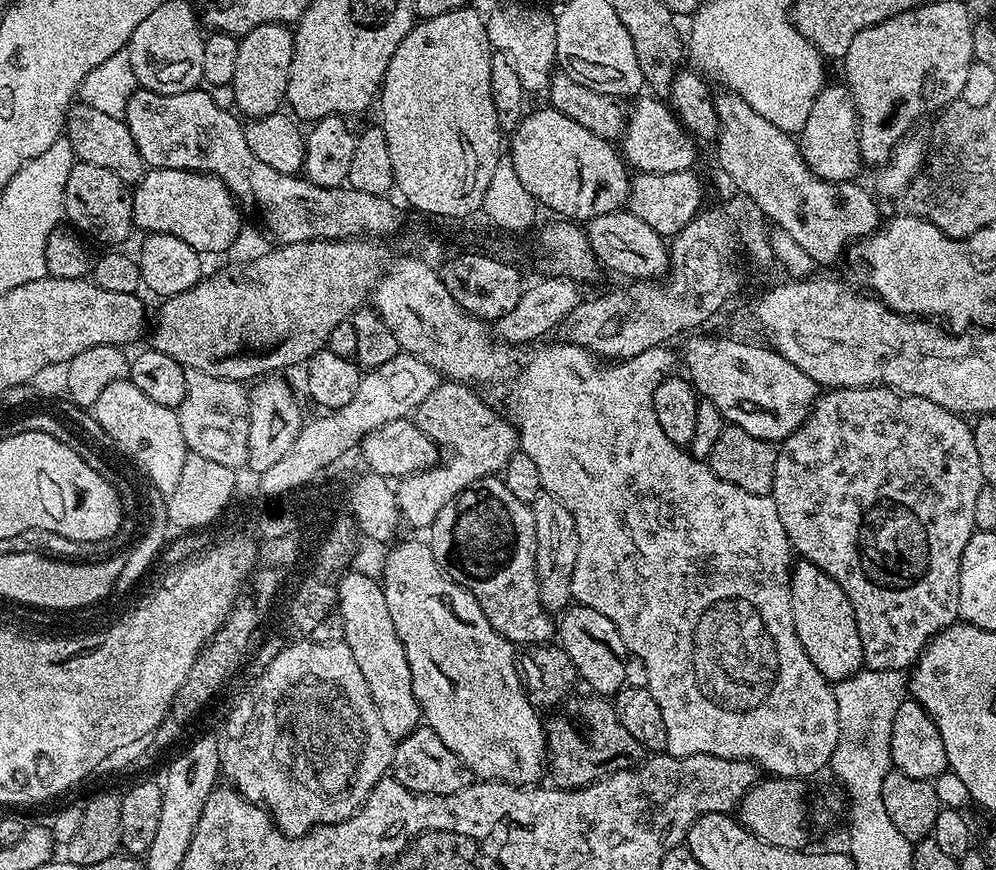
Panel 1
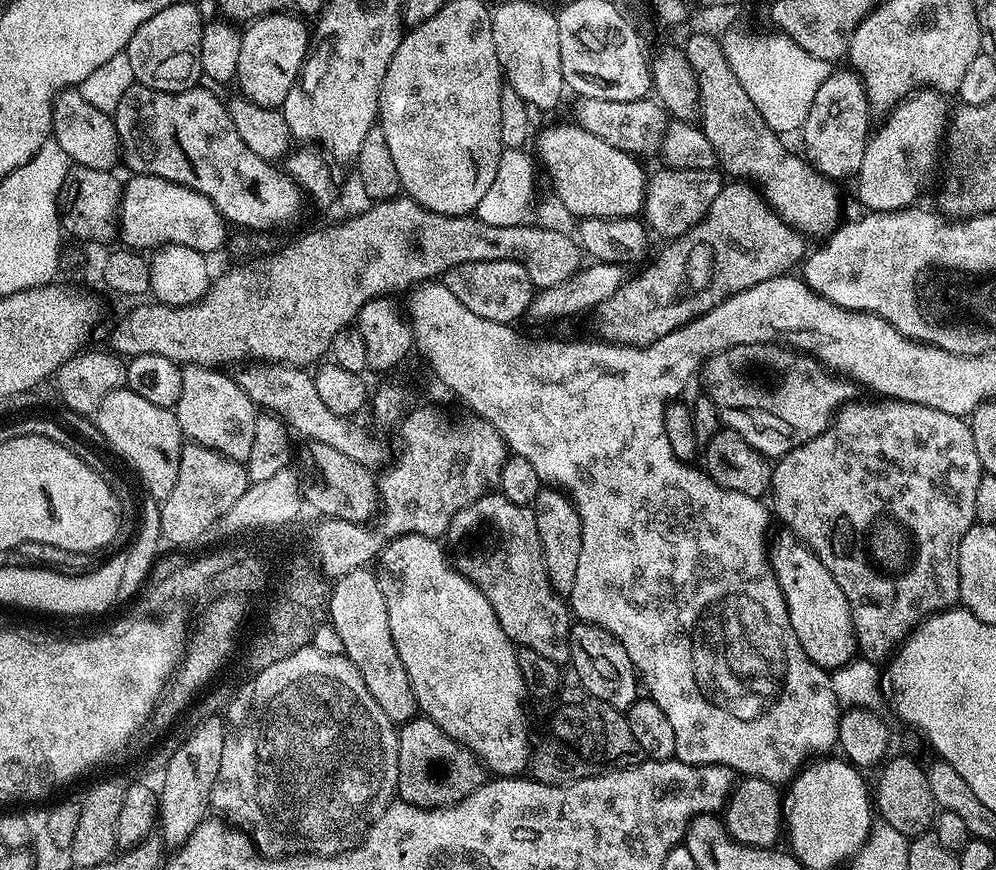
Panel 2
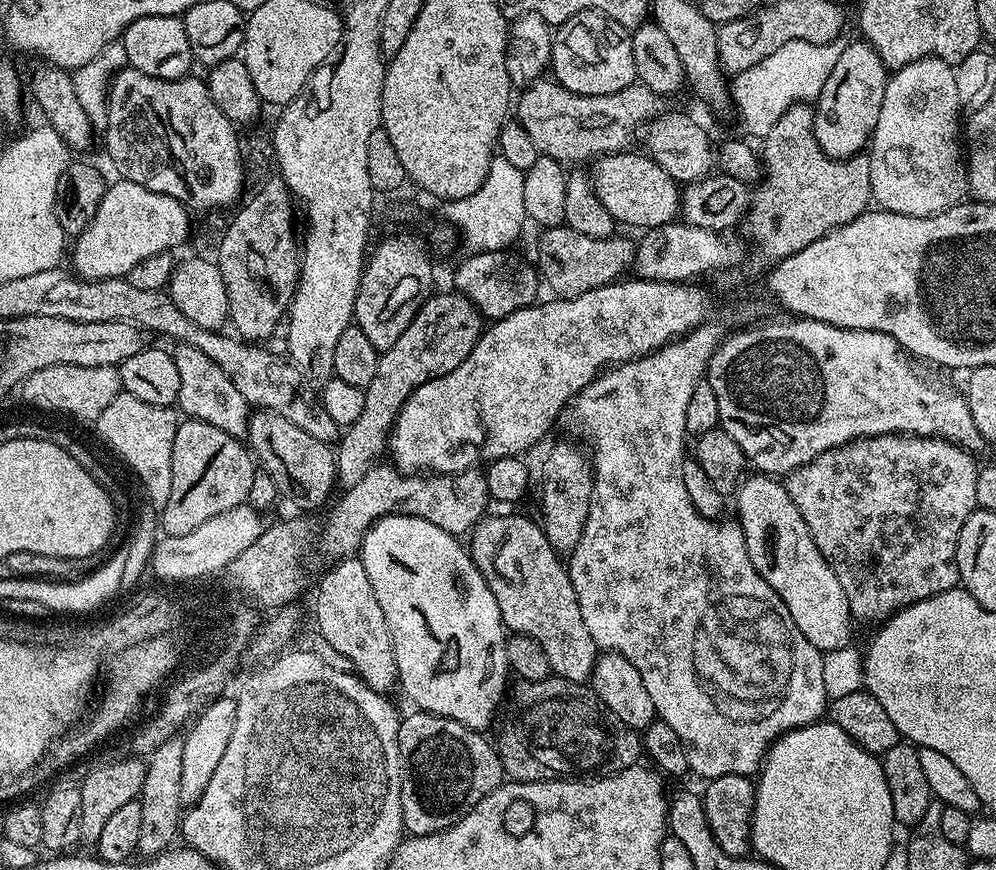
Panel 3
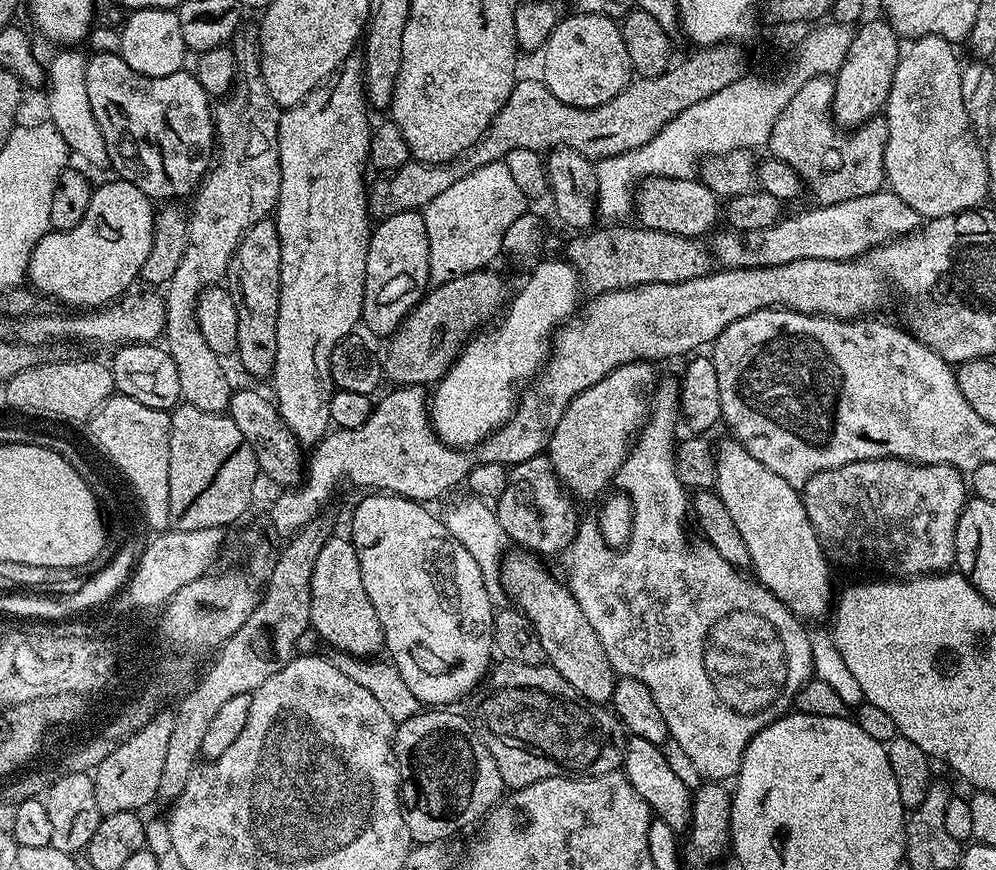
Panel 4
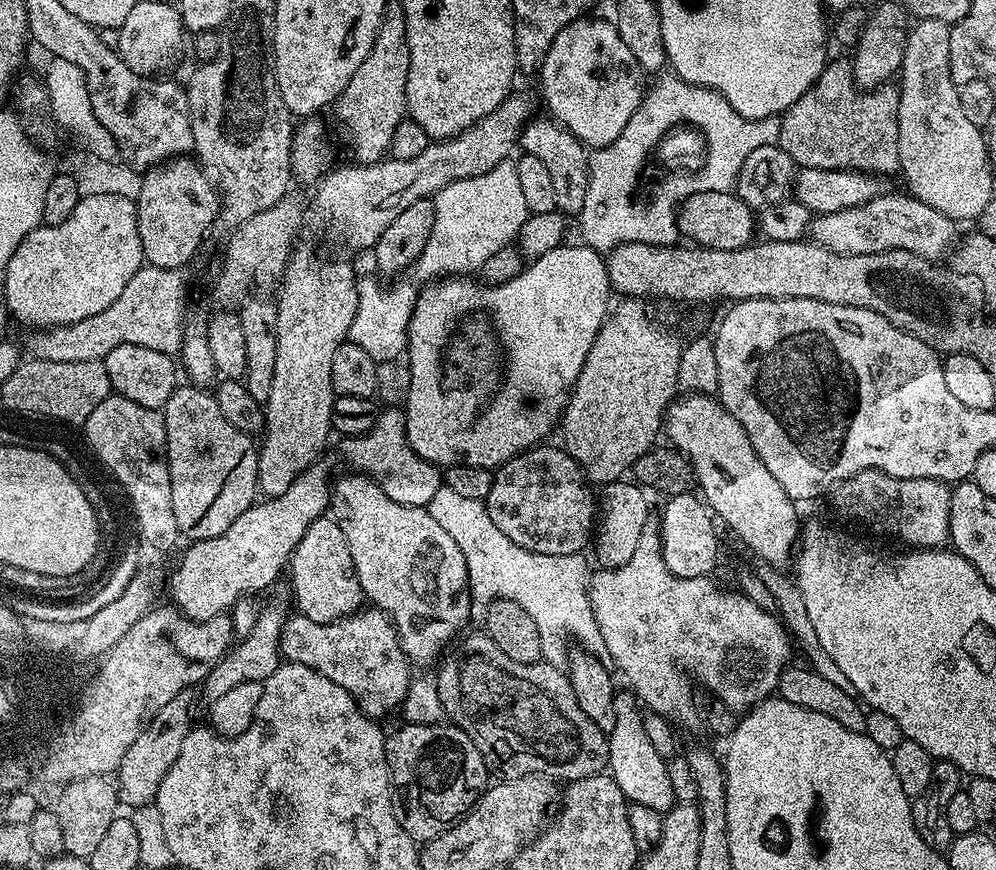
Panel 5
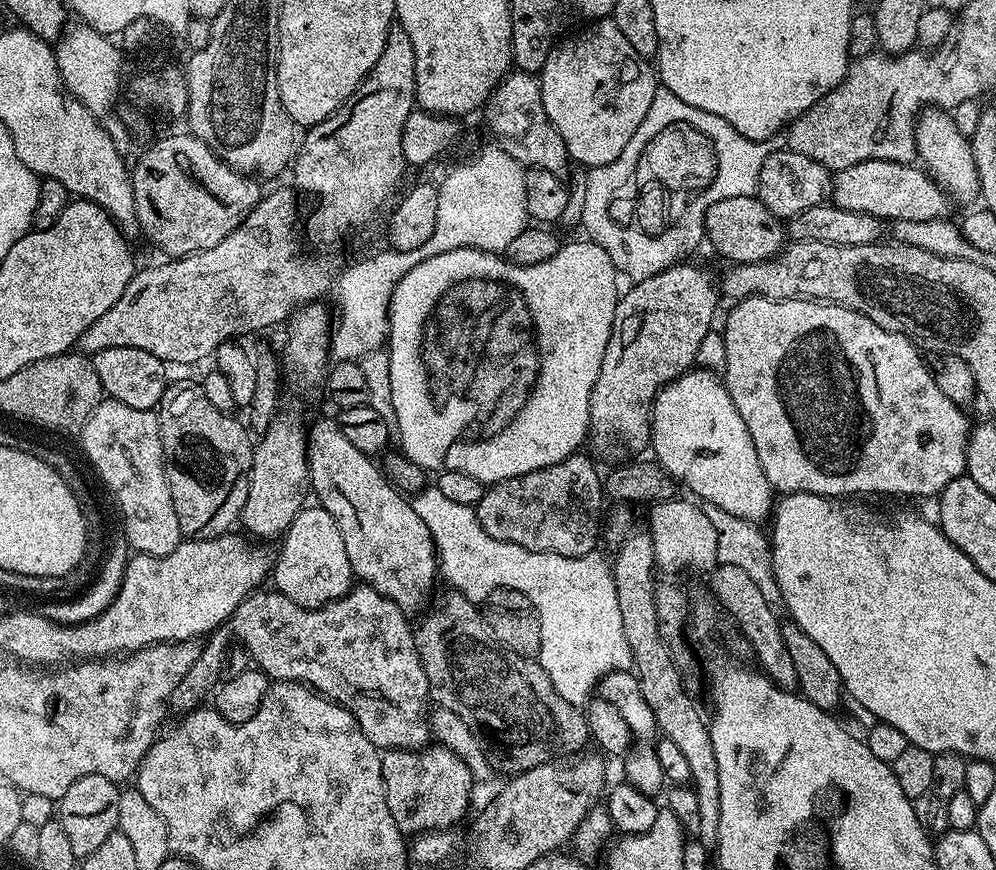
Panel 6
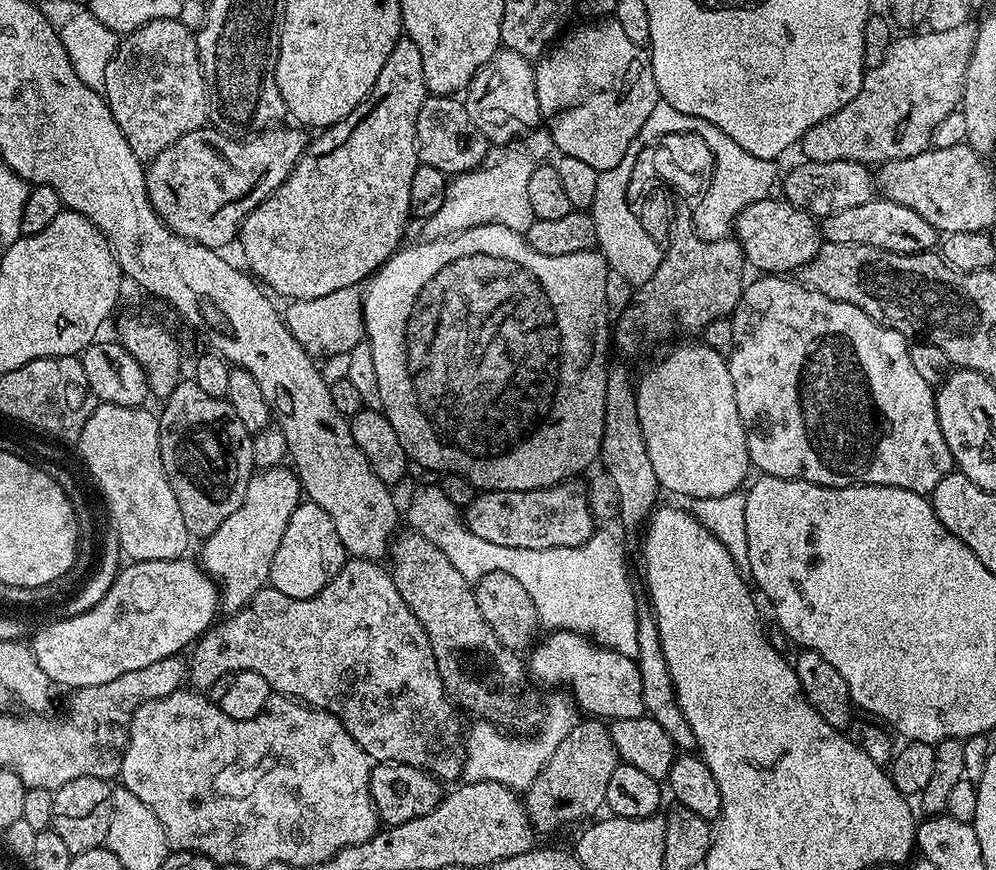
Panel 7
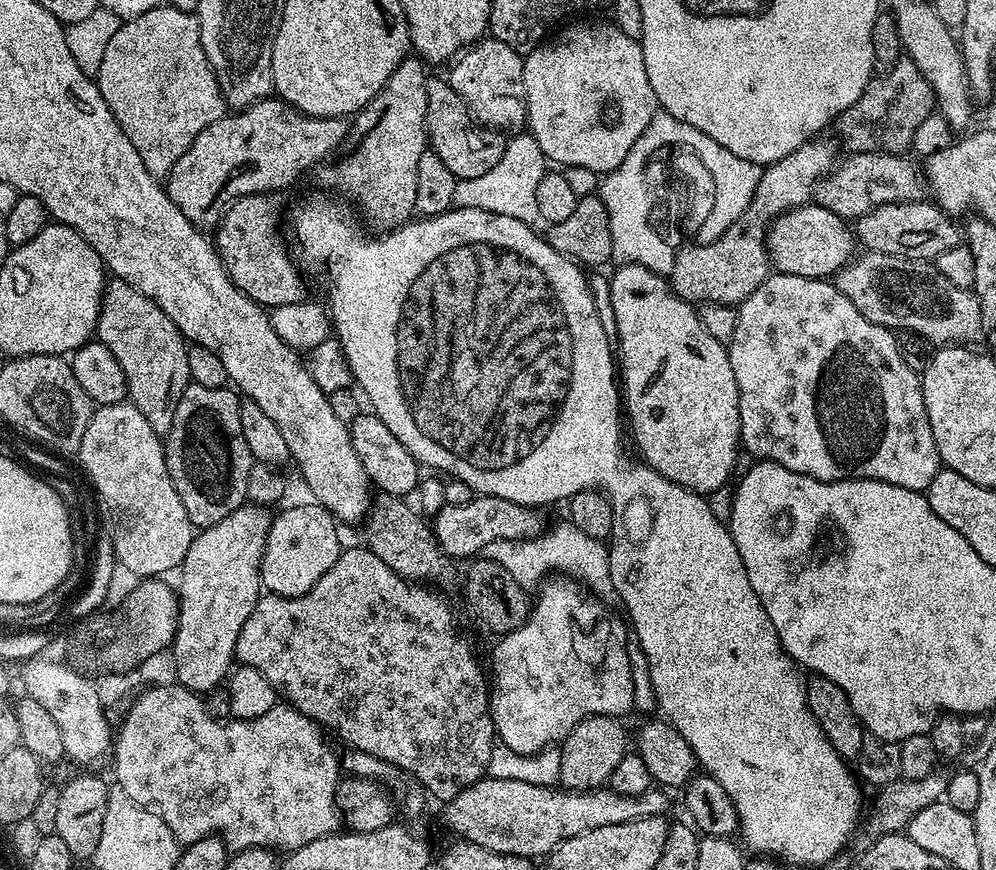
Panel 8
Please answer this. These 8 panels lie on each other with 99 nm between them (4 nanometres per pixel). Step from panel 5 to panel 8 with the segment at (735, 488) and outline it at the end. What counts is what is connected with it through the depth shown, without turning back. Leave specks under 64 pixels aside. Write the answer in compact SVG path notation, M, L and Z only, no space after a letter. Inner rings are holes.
M620 264L616 273L611 273L610 298L614 306L614 313L618 326L618 366L622 371L622 408L626 413L626 420L632 423L630 436L636 439L640 447L643 463L649 464L654 471L670 478L670 482L678 482L678 486L688 488L692 492L711 494L719 488L725 487L729 482L728 475L736 464L736 451L741 451L740 442L740 411L738 410L738 386L734 382L734 370L730 366L728 349L718 338L714 338L702 326L702 318L699 311L689 301L683 300L672 291L669 281L657 272L651 272L641 264Z

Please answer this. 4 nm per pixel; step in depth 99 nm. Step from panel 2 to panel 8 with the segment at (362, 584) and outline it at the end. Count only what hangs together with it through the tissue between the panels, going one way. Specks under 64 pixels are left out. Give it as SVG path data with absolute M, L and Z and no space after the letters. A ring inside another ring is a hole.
M296 504L272 517L266 550L260 563L260 583L265 593L274 596L301 596L306 594L334 566L342 551L340 536L336 533L338 521L320 504Z

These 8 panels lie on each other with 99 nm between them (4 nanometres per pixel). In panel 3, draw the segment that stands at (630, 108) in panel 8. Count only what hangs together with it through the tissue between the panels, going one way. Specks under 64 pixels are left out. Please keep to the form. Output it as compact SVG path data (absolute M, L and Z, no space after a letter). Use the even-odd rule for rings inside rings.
M579 12L555 29L552 37L551 75L574 94L614 94L637 83L632 33L601 12Z

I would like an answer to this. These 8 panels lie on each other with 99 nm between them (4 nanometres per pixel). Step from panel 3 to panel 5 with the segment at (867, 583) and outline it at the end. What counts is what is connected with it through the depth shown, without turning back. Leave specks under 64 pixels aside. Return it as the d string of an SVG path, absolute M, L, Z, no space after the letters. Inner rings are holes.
M873 468L862 470L830 493L832 504L848 520L869 524L912 550L943 549L949 543L952 488L934 478L894 478Z

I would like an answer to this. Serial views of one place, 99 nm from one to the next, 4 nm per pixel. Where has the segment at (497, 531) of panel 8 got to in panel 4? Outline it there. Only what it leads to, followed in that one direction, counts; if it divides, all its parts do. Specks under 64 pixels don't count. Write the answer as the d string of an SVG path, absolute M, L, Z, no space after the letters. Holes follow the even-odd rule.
M547 455L511 465L506 490L502 490L494 507L505 537L518 543L515 545L544 558L571 549L572 541L576 539L576 530L580 527L581 517L576 516L577 501L560 483Z

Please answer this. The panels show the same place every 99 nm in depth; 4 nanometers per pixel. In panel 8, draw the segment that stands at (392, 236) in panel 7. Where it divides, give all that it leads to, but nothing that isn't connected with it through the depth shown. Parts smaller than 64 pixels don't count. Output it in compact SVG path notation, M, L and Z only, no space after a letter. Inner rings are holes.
M412 54L405 56L398 70L390 74L384 89L361 112L355 113L346 141L347 147L352 149L324 166L329 168L319 169L321 182L333 188L328 190L345 197L353 196L364 204L369 222L380 228L376 230L401 228L417 215L418 158L422 158L429 147L426 86L430 73L427 70L425 61ZM279 195L241 196L228 207L214 232L214 247L234 286L268 310L299 304L305 299L304 280L296 269L297 261L288 257L288 248L276 229L280 224L280 200L276 196Z

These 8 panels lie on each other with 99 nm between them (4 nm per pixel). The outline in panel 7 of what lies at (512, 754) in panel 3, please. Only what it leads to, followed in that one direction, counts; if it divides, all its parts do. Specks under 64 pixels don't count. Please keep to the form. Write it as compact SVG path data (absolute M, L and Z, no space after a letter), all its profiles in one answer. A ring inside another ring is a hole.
M411 530L401 531L390 545L390 575L398 594L402 594L402 602L410 606L414 618L430 638L430 650L434 650L434 662L438 662L438 674L442 678L442 686L449 700L457 709L473 712L473 717L489 720L493 726L508 726L520 712L520 699L524 696L524 687L530 684L526 675L525 663L517 653L510 651L494 638L486 618L482 618L482 610L478 610L476 593L473 585L454 566L447 561L442 550L421 532Z

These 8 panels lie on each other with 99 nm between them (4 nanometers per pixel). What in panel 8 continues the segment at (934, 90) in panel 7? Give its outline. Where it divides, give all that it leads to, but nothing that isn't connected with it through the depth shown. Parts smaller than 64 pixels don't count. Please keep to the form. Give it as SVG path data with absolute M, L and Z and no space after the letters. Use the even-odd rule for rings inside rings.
M902 58L888 72L879 73L869 84L862 94L862 98L858 98L858 102L854 102L854 106L850 106L844 113L834 121L834 129L840 135L839 143L848 147L849 153L854 152L894 152L904 154L912 147L912 139L914 138L914 130L918 130L918 126L922 122L922 118L926 118L934 110L934 97L932 95L932 87L926 82L926 78L921 74L918 66L912 60Z

